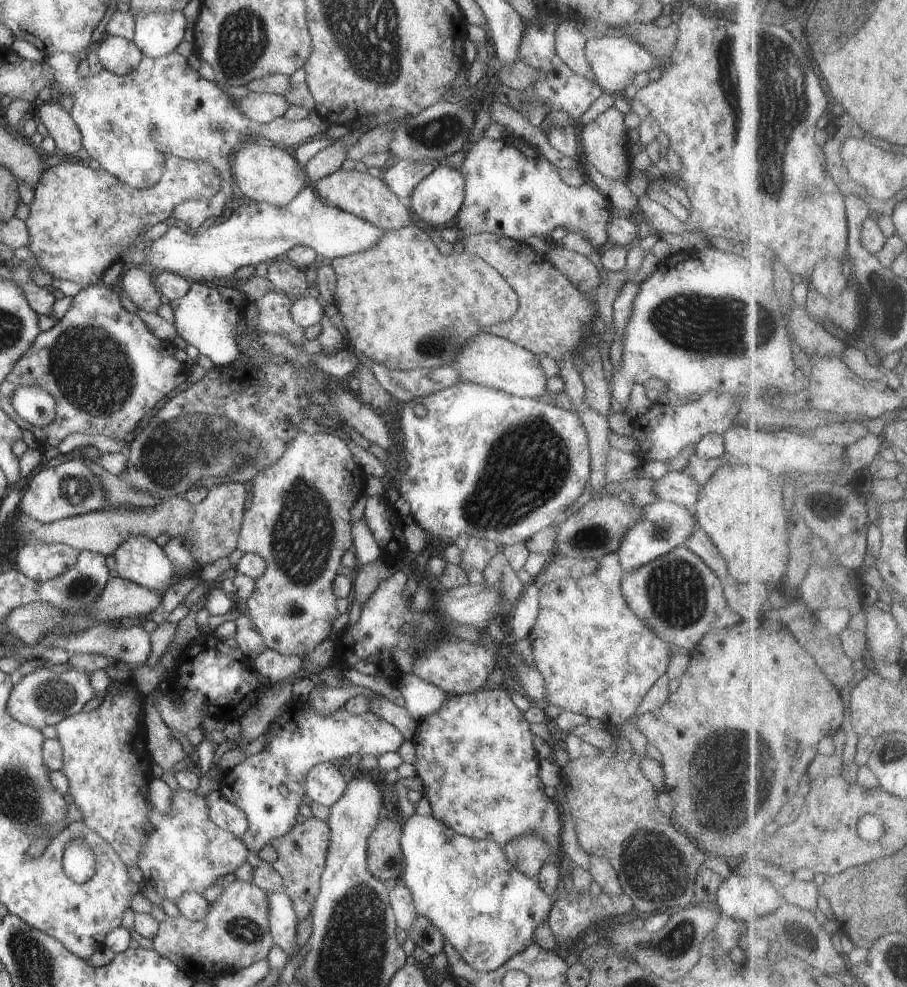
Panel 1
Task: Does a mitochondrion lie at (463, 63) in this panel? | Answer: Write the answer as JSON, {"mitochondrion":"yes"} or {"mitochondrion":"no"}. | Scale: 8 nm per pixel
{"mitochondrion":"no"}

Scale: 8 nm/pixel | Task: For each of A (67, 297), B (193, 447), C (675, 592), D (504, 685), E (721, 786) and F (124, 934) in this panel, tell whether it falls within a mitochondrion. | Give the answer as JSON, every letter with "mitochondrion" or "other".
{"A":"other","B":"mitochondrion","C":"mitochondrion","D":"other","E":"mitochondrion","F":"other"}

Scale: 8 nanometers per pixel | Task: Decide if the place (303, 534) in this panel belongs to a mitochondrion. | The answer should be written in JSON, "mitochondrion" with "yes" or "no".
{"mitochondrion":"yes"}

